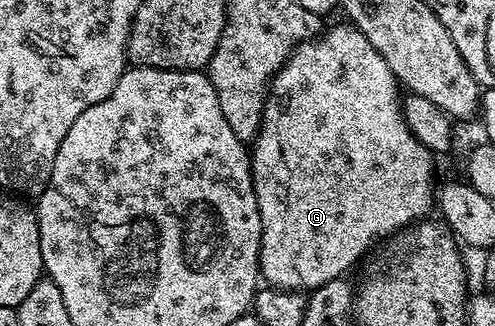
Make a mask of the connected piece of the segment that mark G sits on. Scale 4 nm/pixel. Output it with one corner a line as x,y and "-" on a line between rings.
349,22
337,24
334,28
326,27
322,35
314,36
306,44
301,44
289,55
286,64
273,76
269,85
269,96
265,99
265,109
261,119
261,129
251,142
251,163
253,165
253,185
257,209
261,219
261,275
266,285
274,288
288,288
291,292
304,293
323,286
332,280
340,280
345,271
372,246
376,240
384,241
398,230
403,230
414,222
430,215
429,207
435,204
435,184
433,188
434,153
429,151
411,130
401,112
403,92
397,79
391,74
387,62
367,42
367,38

